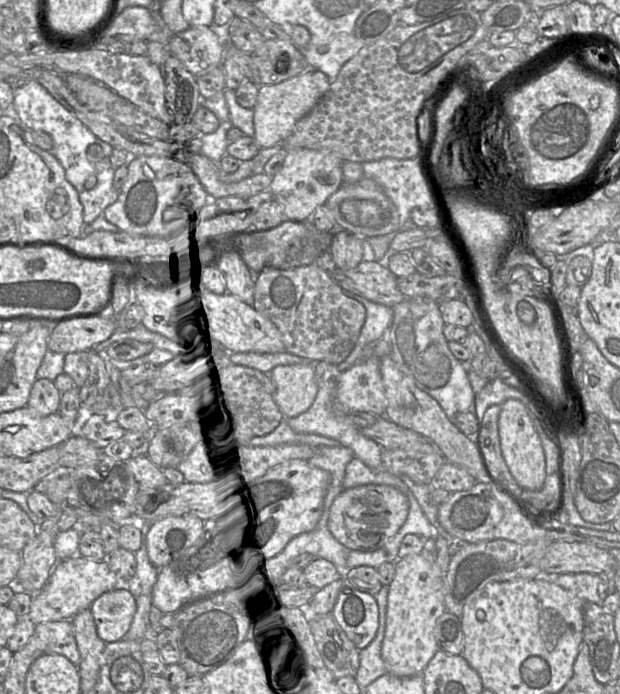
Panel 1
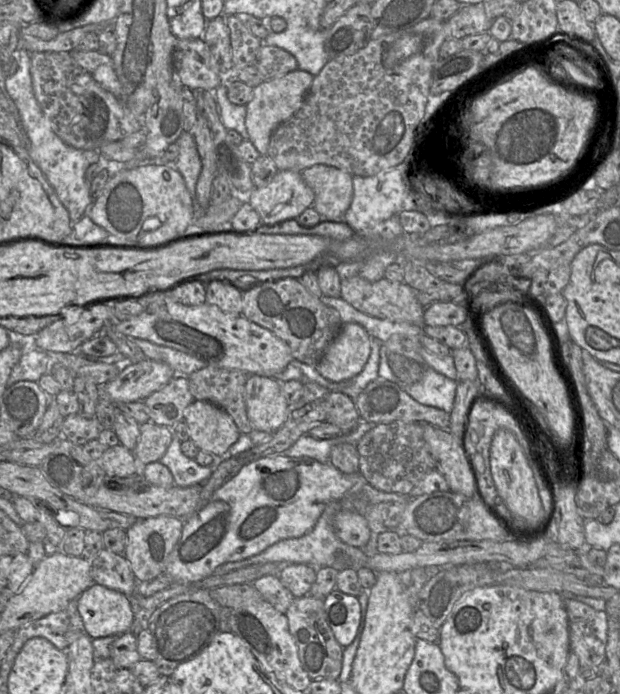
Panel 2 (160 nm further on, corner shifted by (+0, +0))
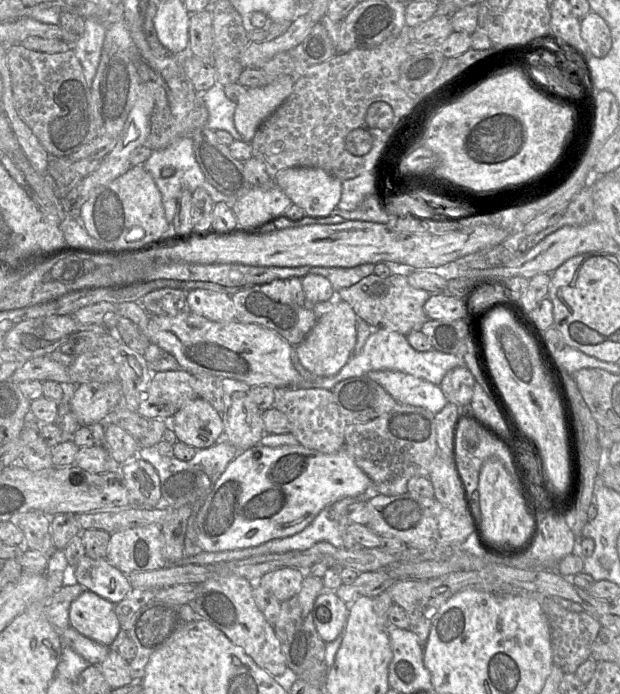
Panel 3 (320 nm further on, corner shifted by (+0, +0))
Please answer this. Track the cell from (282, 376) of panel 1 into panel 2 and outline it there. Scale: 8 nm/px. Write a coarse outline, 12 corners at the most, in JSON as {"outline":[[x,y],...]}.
{"outline":[[249,375],[244,398],[254,431],[275,432],[288,417],[281,382]]}

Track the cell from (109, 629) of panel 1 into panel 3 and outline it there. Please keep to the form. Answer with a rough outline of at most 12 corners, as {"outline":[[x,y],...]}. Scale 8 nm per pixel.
{"outline":[[87,589],[69,626],[107,646],[121,630],[114,604]]}

